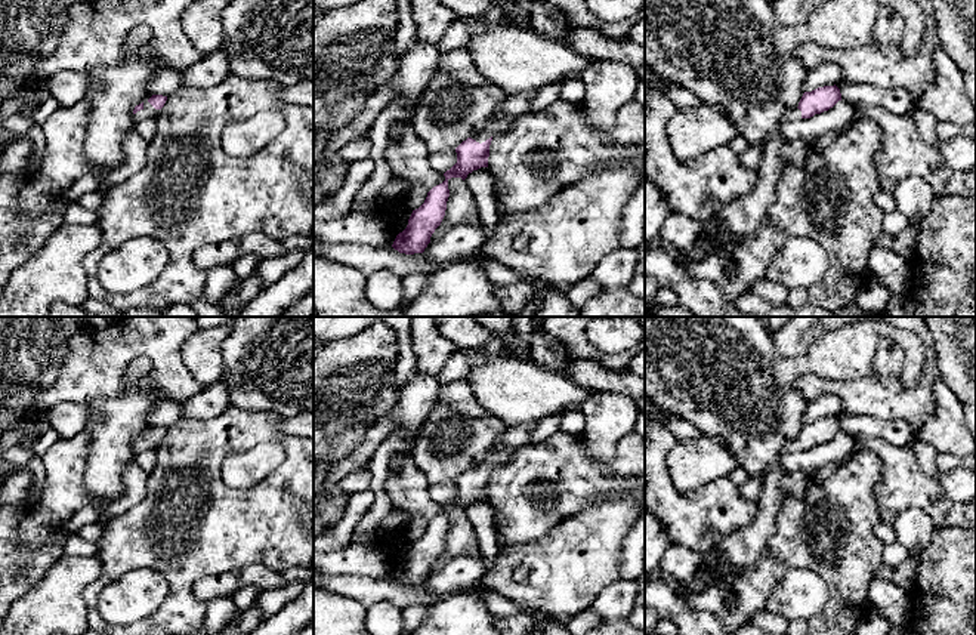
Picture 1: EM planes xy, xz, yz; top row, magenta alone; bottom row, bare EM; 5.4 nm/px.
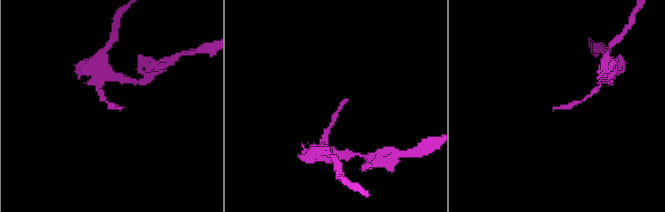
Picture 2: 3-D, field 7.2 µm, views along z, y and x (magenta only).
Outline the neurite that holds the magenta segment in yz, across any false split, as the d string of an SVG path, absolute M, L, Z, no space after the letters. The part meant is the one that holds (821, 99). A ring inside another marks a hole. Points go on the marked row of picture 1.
M836 84L818 87L812 92L804 92L799 102L799 107L790 110L785 114L785 123L793 123L799 118L810 118L815 114L828 111L838 101L841 101L841 93Z

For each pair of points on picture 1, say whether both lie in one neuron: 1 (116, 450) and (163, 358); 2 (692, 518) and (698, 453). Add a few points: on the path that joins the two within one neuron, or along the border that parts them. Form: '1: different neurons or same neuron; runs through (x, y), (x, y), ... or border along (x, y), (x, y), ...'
1: different neurons; border along (113, 395), (145, 357), (138, 385), (163, 397)
2: different neurons; border along (667, 469), (682, 493), (692, 493), (728, 477)

